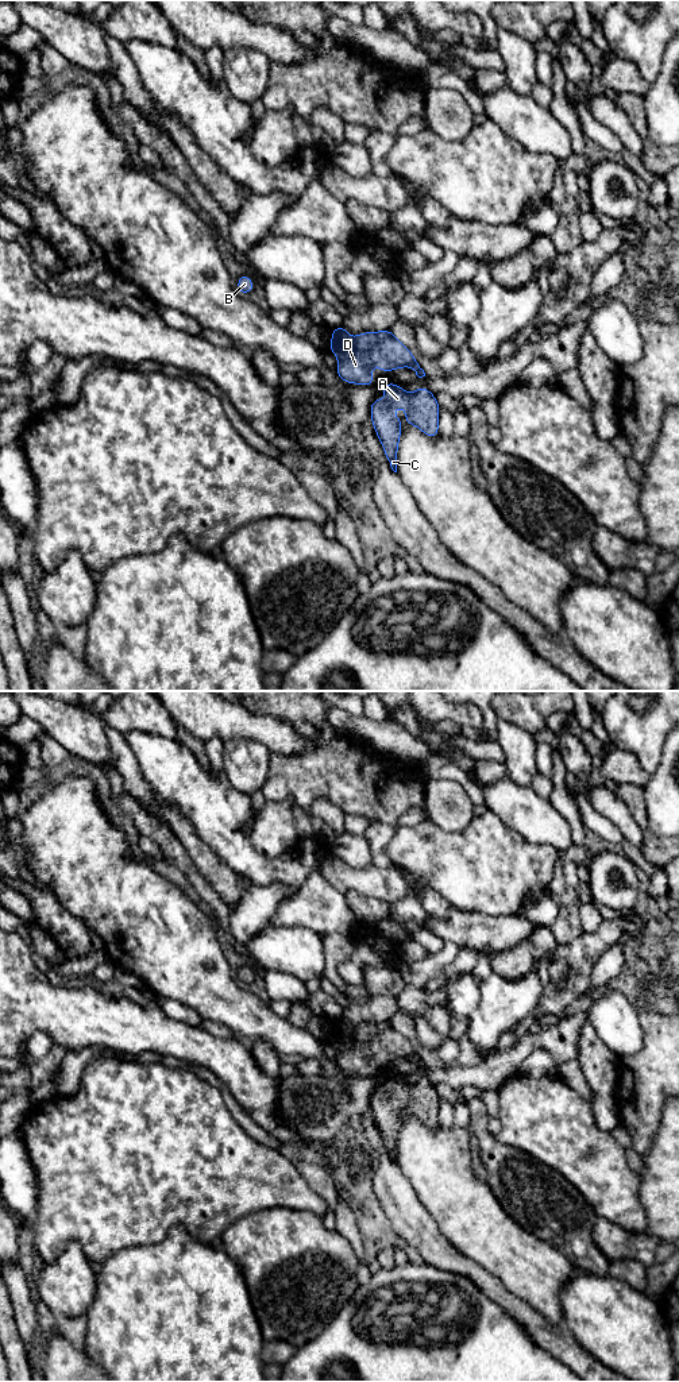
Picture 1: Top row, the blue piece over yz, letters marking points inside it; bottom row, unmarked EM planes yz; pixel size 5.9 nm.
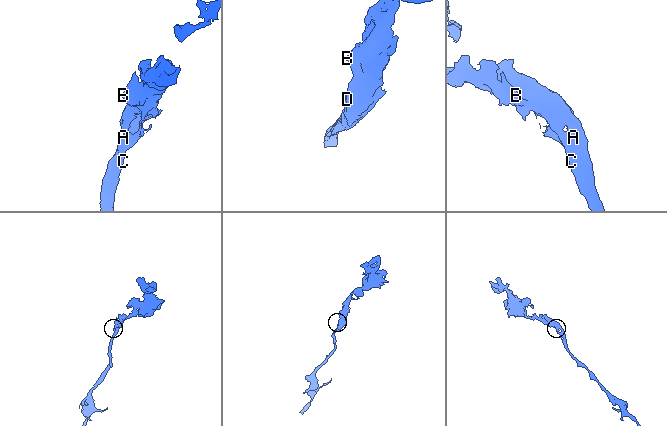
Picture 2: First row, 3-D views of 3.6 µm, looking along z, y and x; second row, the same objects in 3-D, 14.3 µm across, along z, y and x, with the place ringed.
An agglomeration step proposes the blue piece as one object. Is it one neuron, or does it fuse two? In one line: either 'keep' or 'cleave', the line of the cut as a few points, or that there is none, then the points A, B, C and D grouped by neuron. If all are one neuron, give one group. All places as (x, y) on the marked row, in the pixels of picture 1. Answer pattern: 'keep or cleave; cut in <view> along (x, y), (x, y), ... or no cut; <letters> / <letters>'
keep; no cut; A B C D

